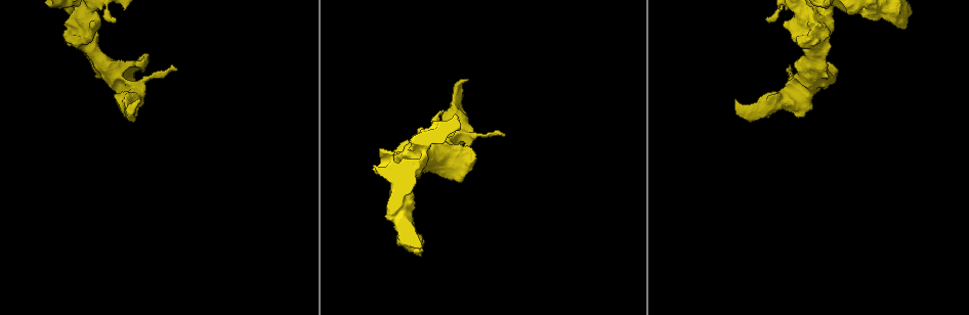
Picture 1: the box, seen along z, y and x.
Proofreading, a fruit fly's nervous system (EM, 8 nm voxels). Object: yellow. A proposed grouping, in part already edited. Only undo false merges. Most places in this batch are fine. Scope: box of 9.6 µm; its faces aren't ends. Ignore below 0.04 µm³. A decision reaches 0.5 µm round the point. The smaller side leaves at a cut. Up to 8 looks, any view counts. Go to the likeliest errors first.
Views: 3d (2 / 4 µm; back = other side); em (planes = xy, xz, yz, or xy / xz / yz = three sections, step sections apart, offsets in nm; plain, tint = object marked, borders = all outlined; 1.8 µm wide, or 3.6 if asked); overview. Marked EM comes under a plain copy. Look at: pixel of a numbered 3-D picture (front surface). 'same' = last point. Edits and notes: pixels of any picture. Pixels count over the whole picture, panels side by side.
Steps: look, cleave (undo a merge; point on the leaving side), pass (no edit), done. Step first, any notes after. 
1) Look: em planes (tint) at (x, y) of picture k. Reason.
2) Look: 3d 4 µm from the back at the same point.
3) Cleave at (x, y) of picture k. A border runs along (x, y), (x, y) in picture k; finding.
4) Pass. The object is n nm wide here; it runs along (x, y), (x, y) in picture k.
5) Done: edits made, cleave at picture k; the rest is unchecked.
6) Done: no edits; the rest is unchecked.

Look: em 3.6 µm planes (tint) at (118, 84) of picture 1. A fork.

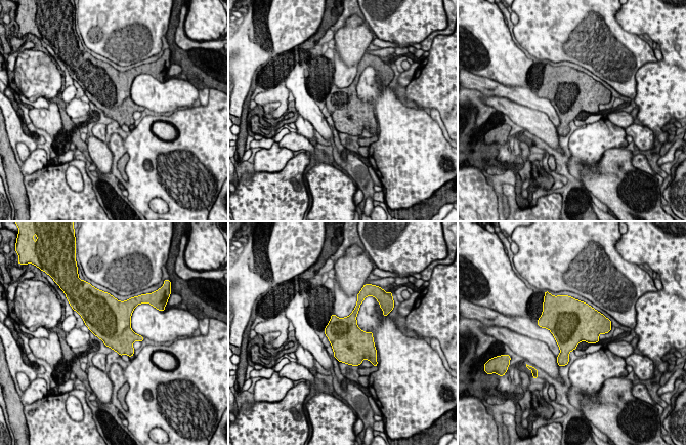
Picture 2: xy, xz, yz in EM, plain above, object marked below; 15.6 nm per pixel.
Pass. All the same neuron.

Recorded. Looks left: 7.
Look: em planes (tint) at (822, 20) of picture 1. Sharp bend.

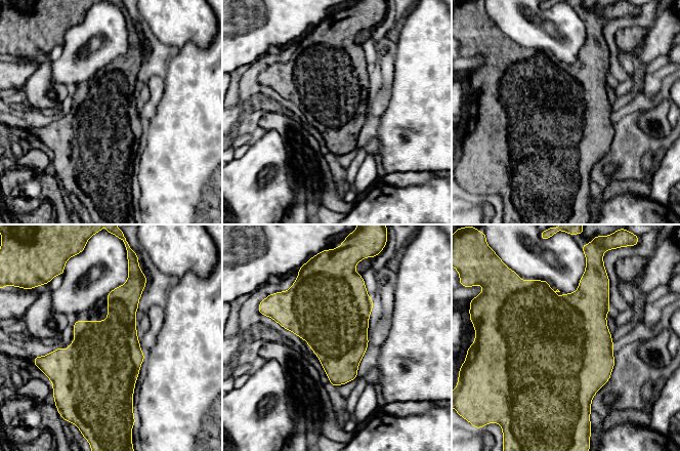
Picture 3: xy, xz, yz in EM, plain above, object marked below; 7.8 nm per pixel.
Pass. The object is 550 nm wide here; one neuron here.

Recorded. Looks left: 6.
Look: 3d 2 µm at (899, 15) of picture 1. Calibre changes.

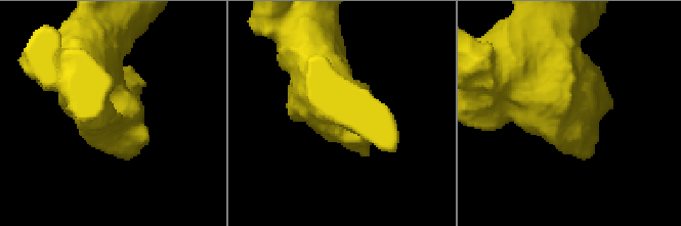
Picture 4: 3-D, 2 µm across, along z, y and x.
Look: em planes (tint) at (569, 112) of picture 4.

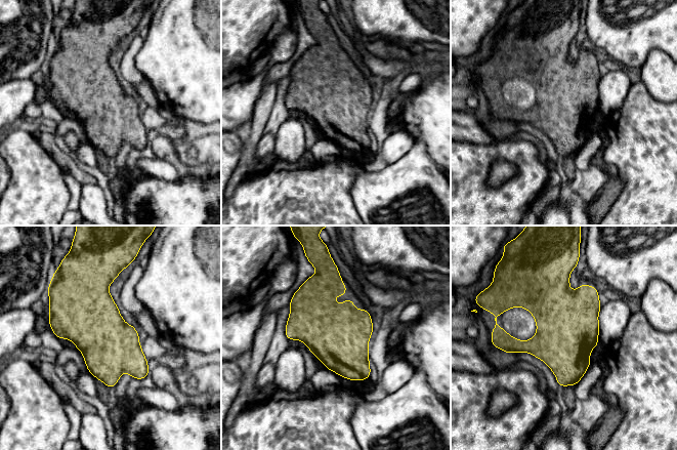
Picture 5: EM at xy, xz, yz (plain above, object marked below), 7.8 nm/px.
Pass. All the same neuron.

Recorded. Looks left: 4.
Done: no edits; the rest is unchecked.

